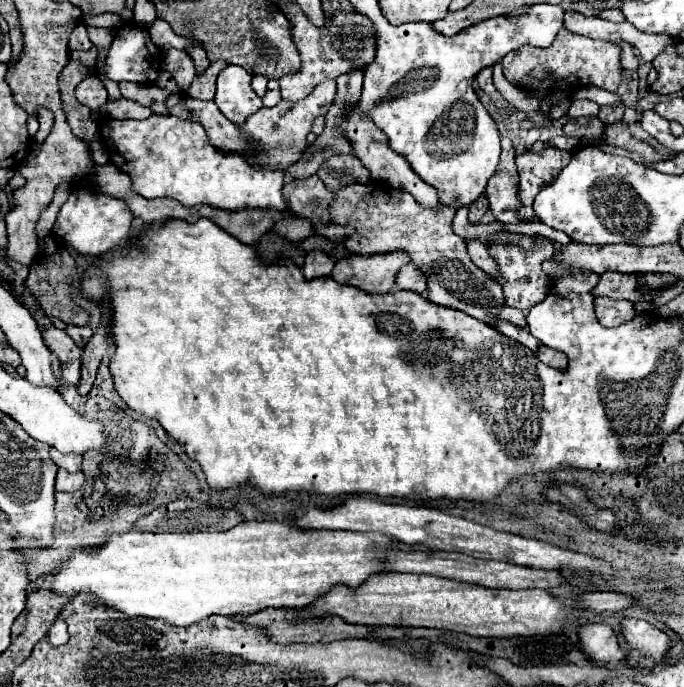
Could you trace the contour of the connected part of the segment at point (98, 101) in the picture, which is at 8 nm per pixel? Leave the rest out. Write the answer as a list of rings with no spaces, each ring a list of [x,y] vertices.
[[[90,76],[80,82],[80,86],[76,86],[76,98],[88,108],[100,108],[108,102],[108,92],[98,76]]]

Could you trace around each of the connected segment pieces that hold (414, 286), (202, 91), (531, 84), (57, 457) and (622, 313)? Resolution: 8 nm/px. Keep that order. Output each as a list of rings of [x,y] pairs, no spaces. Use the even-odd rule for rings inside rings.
[[[406,264],[400,268],[398,276],[396,276],[396,284],[394,290],[412,290],[416,294],[422,294],[426,290],[424,286],[424,278],[420,278],[420,272],[416,270],[416,266]]]
[[[212,62],[210,68],[196,76],[196,82],[192,82],[188,94],[192,94],[192,98],[200,98],[200,100],[214,100],[214,90],[216,90],[216,76],[226,68],[226,62]]]
[[[560,28],[560,32],[556,34],[552,46],[548,48],[536,48],[536,46],[522,46],[510,54],[506,54],[502,58],[502,68],[504,68],[504,76],[508,82],[526,88],[528,92],[536,94],[538,98],[544,98],[558,80],[566,82],[570,90],[578,90],[582,86],[598,86],[604,88],[608,92],[616,92],[620,82],[622,82],[622,66],[620,66],[620,58],[622,58],[622,48],[614,42],[602,42],[602,40],[590,40],[584,38],[580,34],[570,32],[568,28]],[[536,68],[546,68],[552,76],[546,80],[534,80],[530,78],[530,72]]]
[[[50,448],[50,458],[54,460],[56,466],[68,470],[68,472],[78,472],[82,470],[82,454],[78,452],[68,452],[68,454],[62,454],[58,452],[56,448]]]
[[[594,298],[596,316],[602,326],[618,326],[636,316],[632,302],[612,300],[612,298]]]

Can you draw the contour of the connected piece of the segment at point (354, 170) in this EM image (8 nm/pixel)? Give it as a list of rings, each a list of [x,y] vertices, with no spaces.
[[[340,154],[340,156],[328,158],[320,166],[318,178],[324,182],[324,186],[330,192],[342,190],[350,184],[368,184],[370,182],[368,170],[364,170],[364,164],[354,154],[346,154],[346,156]]]

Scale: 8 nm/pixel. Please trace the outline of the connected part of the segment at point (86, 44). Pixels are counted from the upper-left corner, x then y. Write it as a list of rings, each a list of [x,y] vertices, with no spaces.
[[[80,22],[74,30],[72,30],[72,36],[70,36],[70,50],[72,48],[82,48],[82,50],[90,50],[92,42],[86,34],[86,26]]]

